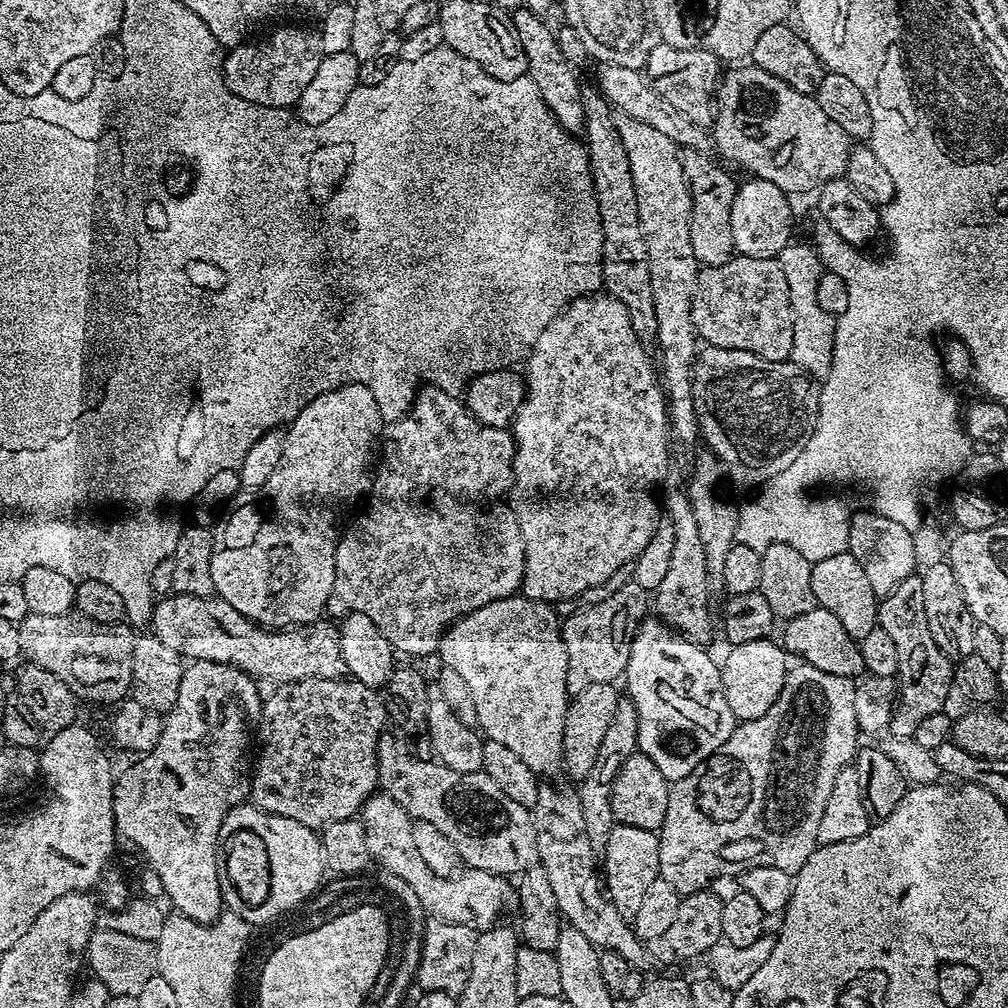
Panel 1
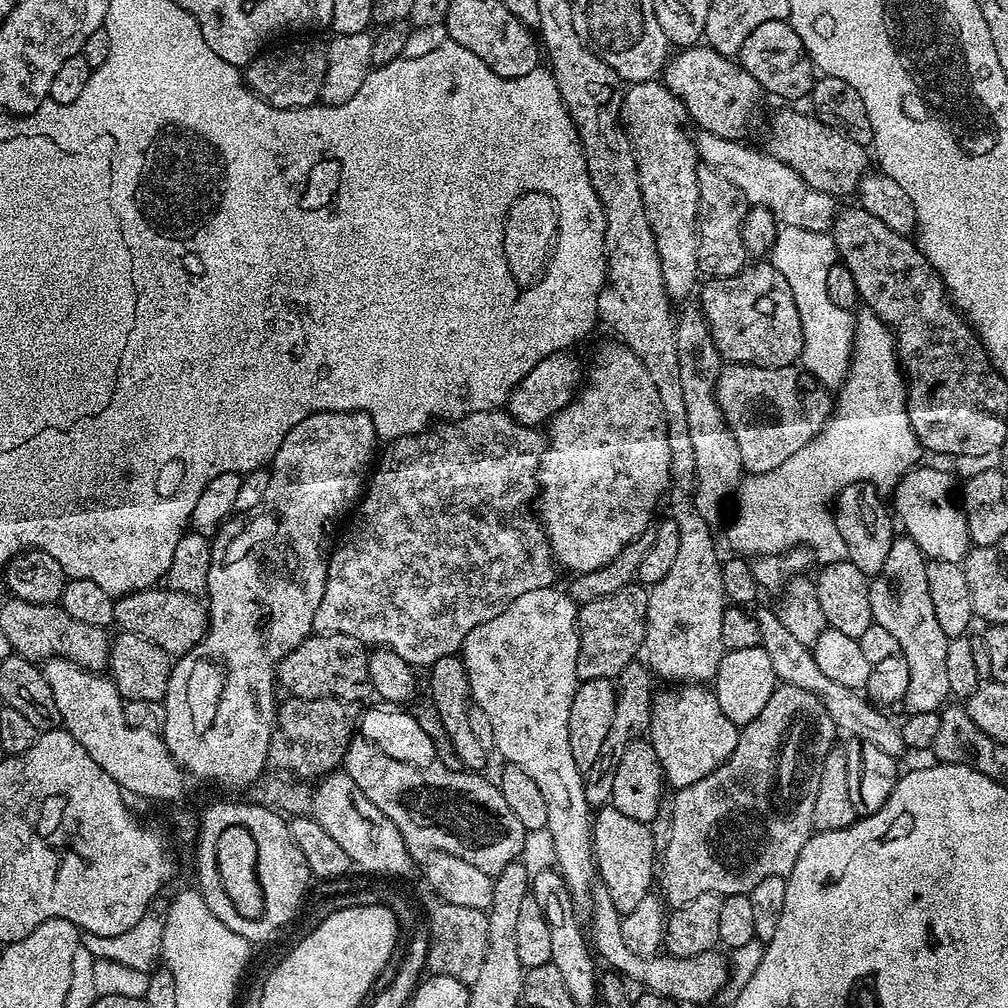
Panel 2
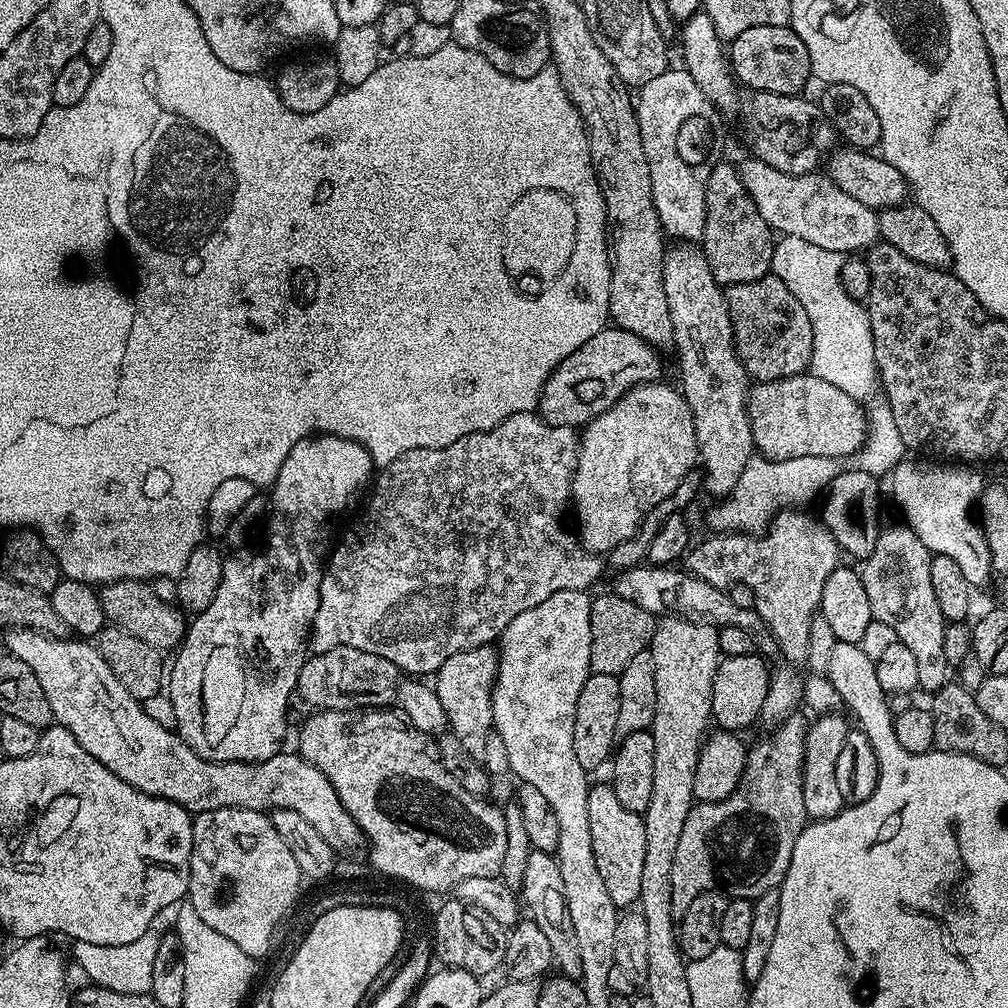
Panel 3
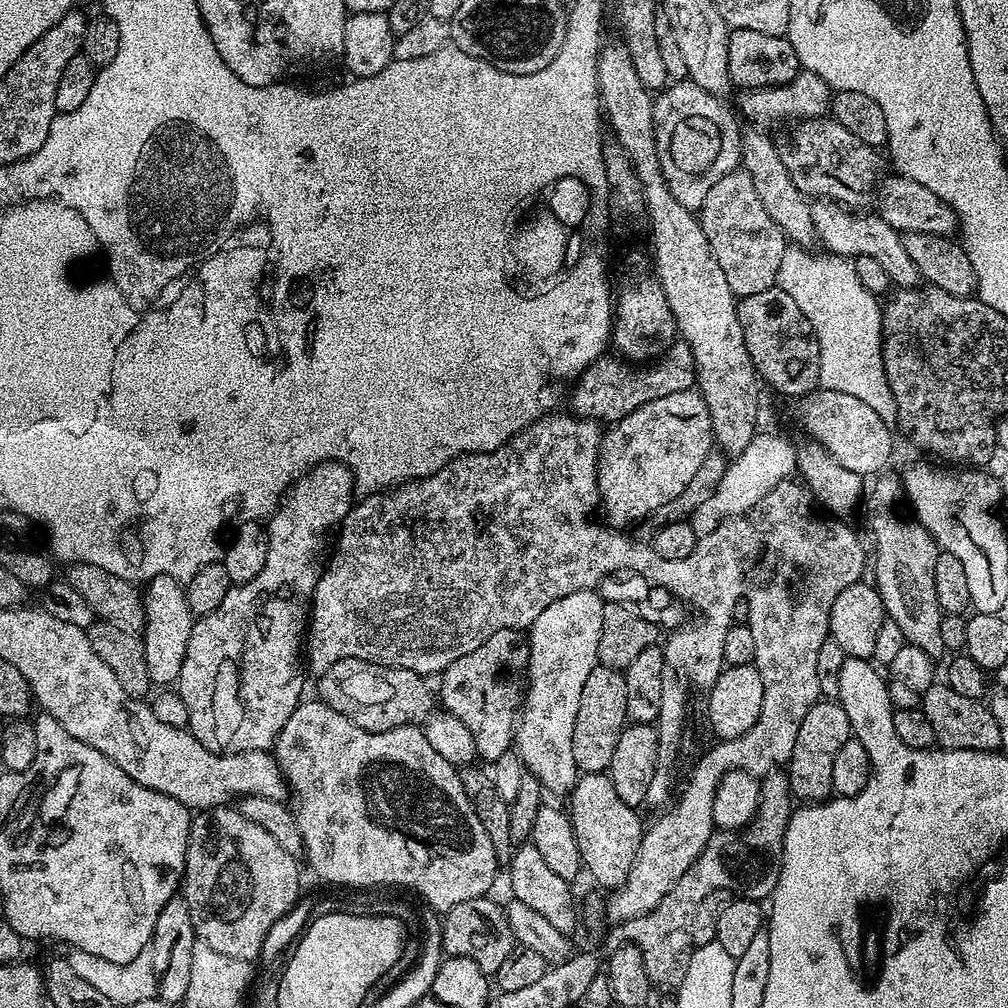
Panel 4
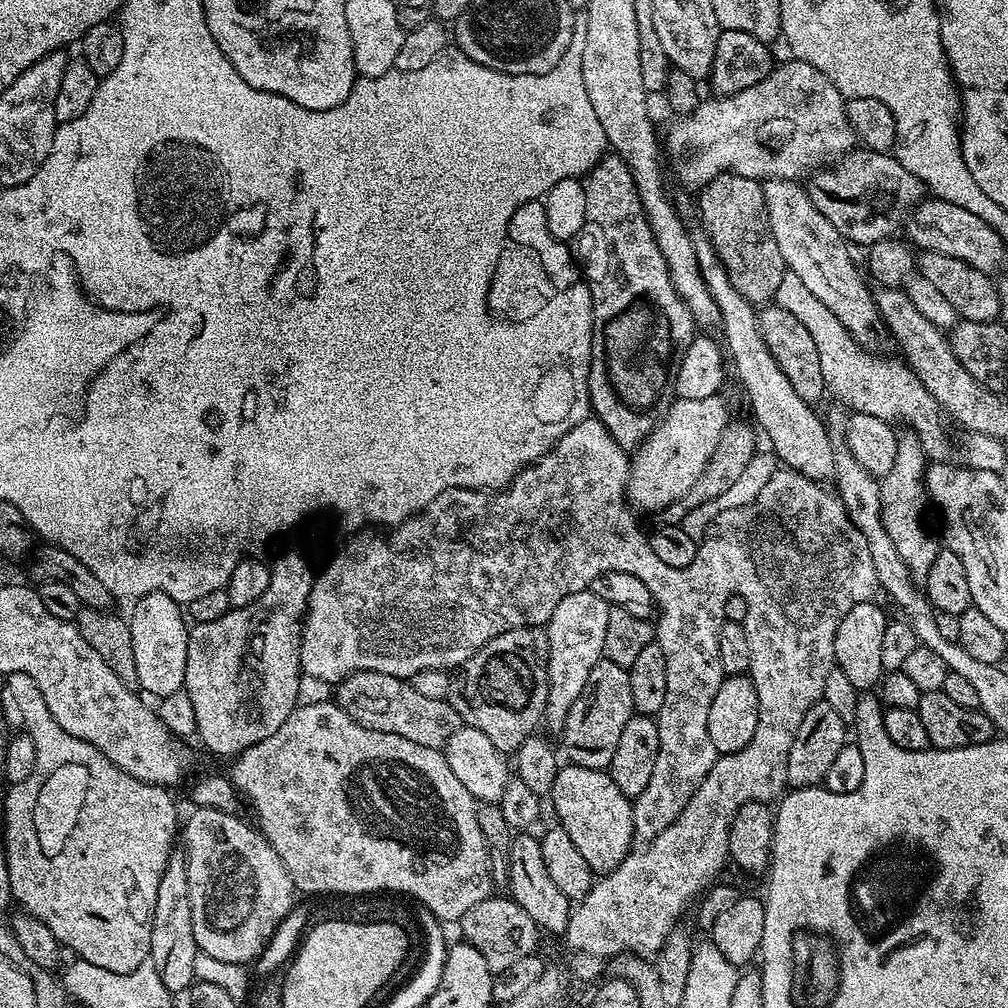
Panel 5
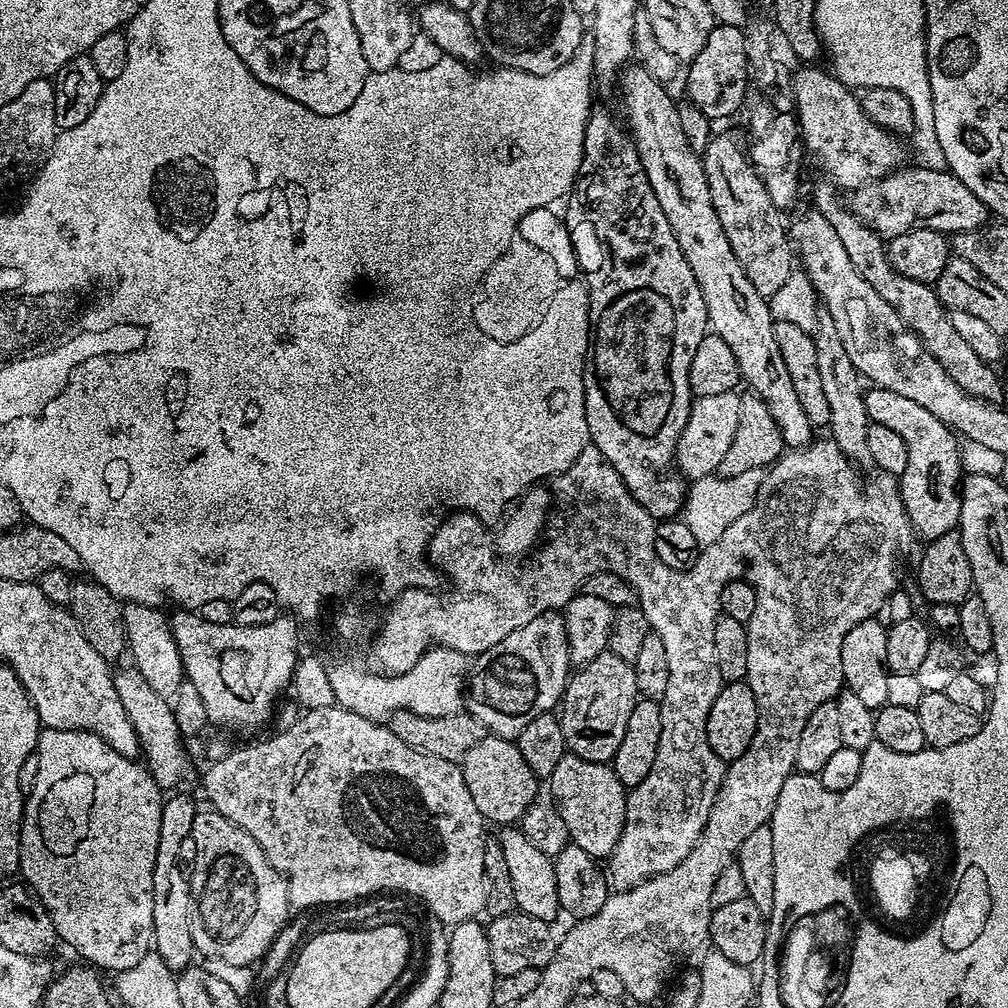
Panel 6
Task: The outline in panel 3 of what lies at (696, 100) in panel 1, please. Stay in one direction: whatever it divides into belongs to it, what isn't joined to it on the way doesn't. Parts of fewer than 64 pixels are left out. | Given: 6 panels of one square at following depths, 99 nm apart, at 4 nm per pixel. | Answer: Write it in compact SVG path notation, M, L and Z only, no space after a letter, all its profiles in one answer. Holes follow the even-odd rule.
M752 92L749 97L748 105L744 108L744 112L748 116L744 116L740 120L740 136L748 143L748 148L752 151L749 153L755 159L766 162L766 166L770 166L774 170L782 170L786 174L804 176L808 172L817 171L825 157L833 151L838 140L836 133L832 130L832 125L820 113L819 103L815 99L807 100L807 95L804 94L783 96L769 92Z

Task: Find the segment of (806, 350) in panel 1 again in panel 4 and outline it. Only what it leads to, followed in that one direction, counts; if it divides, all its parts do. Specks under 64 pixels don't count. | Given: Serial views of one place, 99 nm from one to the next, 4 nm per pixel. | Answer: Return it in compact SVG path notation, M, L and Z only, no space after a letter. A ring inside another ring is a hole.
M800 246L785 247L776 287L790 294L814 330L819 348L819 385L859 398L888 427L895 427L896 403L885 380L881 303L862 286L853 257L823 255L810 254Z

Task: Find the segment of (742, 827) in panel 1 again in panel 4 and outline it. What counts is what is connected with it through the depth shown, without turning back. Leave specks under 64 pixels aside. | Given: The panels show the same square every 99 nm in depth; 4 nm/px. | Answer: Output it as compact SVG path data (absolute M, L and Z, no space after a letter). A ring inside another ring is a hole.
M783 771L769 772L760 780L760 801L756 817L739 832L713 831L706 842L702 854L670 886L670 890L658 902L654 911L637 920L627 921L626 928L631 939L639 948L648 981L657 989L679 989L682 978L686 978L686 966L692 957L692 935L690 926L694 926L694 913L698 910L698 902L706 898L714 890L730 890L733 897L746 900L767 901L776 888L782 866L786 826L794 811L792 787L788 785L788 777Z

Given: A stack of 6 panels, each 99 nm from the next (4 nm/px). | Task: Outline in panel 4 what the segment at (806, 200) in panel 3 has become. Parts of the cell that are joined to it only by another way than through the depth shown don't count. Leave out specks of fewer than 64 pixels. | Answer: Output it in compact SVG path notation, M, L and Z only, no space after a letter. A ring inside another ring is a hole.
M823 198L817 199L815 203L811 205L812 207L812 231L814 233L815 239L817 241L821 240L822 243L825 244L827 251L831 253L833 256L847 256L847 257L857 257L857 256L865 256L866 258L874 258L874 262L879 262L882 265L882 270L886 270L886 274L888 275L889 281L897 289L902 288L916 288L919 283L921 283L922 277L920 275L920 272L916 267L914 266L914 262L910 262L910 254L906 254L906 246L904 245L904 237L901 235L901 233L895 232L888 223L886 223L885 220L883 220L882 217L880 217L879 214L872 214L872 216L864 216L868 214L861 214L859 211L856 210L849 210L844 207L843 204L835 204L833 200L825 200Z

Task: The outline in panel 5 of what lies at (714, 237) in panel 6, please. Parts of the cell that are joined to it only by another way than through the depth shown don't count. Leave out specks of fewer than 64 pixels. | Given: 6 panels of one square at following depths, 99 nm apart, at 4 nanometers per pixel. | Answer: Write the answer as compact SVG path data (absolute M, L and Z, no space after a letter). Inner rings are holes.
M706 238L697 239L696 253L702 278L710 290L710 298L718 302L719 327L724 328L722 344L726 349L727 359L734 367L735 376L737 374L744 383L744 392L748 395L748 404L752 407L753 414L756 415L755 423L759 431L768 435L768 440L772 443L771 451L783 467L806 474L806 478L811 480L827 481L835 470L834 450L831 449L827 423L816 413L817 409L813 405L798 398L794 386L790 386L786 374L782 374L782 366L778 366L770 350L766 350L766 342L762 342L757 309L749 300L742 298L738 290L734 290L734 282L730 282L730 274L722 266L712 243Z

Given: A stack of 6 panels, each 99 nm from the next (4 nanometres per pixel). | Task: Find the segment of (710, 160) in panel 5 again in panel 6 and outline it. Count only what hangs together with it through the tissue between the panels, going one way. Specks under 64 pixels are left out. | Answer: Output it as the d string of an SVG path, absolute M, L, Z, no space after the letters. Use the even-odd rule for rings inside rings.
M800 66L804 68L800 68L797 72L794 72L792 76L792 93L794 94L794 98L796 99L796 119L798 121L798 136L801 141L803 141L805 149L810 153L810 156L816 159L816 164L821 168L822 171L825 172L826 175L832 176L828 177L831 180L831 183L835 185L837 189L843 190L843 188L848 188L847 190L855 190L860 188L864 184L870 184L873 180L881 180L883 176L889 176L891 172L897 171L905 163L904 160L904 152L906 156L906 148L904 148L899 139L893 136L892 133L887 132L886 130L882 130L880 126L875 124L874 122L870 122L870 118L866 118L866 114L862 110L862 106L860 105L860 96L857 95L853 89L847 88L841 80L837 80L835 76L832 75L831 71L825 70L824 72L820 68L812 68L816 66Z

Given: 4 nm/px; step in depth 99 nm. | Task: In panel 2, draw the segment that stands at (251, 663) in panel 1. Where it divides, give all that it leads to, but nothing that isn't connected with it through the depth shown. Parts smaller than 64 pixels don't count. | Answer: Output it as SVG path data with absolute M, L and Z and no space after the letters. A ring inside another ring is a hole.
M144 586L139 592L115 597L114 624L121 632L133 632L154 646L162 646L172 658L185 656L208 631L208 609L200 596L175 592L167 586ZM337 632L313 634L307 636L294 650L290 650L290 654L286 654L286 658L280 660L280 663L276 665L276 679L279 687L283 691L284 688L288 691L289 697L297 696L298 698L313 700L314 698L330 696L334 700L353 702L352 700L360 700L364 695L369 695L369 655L369 649L364 643L358 638L350 638L350 634L338 634Z

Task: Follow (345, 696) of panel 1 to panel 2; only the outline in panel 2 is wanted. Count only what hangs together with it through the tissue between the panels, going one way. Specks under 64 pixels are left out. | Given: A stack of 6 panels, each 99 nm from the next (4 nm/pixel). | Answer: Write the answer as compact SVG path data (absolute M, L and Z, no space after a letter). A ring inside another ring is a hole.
M293 696L285 701L276 709L276 727L272 729L268 751L271 767L304 782L312 782L337 771L354 735L352 712L348 709L351 707L345 701L334 700L330 696L313 700Z

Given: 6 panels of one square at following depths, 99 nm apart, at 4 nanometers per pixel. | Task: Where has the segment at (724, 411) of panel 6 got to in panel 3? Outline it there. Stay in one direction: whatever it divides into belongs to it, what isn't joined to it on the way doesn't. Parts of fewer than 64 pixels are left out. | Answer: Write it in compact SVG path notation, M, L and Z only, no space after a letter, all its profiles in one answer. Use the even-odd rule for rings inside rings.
M664 383L639 384L632 388L617 404L583 425L579 433L570 504L574 512L576 508L576 520L580 523L578 539L590 552L606 554L614 550L618 542L626 542L626 538L638 530L646 514L654 510L654 506L658 506L662 498L667 498L678 487L678 482L682 482L682 478L697 467L692 411L684 401L683 391Z

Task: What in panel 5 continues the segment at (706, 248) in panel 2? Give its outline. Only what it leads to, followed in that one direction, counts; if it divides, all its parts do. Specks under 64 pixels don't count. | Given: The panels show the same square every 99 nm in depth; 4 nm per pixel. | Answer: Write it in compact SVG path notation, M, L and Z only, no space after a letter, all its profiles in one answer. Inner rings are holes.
M723 172L699 189L700 216L704 219L706 239L712 243L722 266L734 282L734 290L753 306L764 306L775 297L786 271L782 250L774 242L766 214L761 181L748 174Z

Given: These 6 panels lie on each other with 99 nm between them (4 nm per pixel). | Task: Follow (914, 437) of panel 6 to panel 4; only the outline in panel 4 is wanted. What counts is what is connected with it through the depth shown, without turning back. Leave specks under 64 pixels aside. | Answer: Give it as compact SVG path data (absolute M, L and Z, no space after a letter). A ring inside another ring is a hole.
M885 470L865 479L862 508L868 511L868 516L872 519L872 532L876 535L874 586L880 591L885 617L898 622L898 630L902 630L905 641L918 646L918 650L926 650L926 654L934 658L940 658L940 655L945 655L946 649L942 642L942 622L940 621L942 613L938 606L938 594L934 594L934 562L941 549L934 537L920 525L919 520L915 518L903 520L900 517L900 512L896 509L896 503L899 500L902 500L902 480L897 473L895 476L892 470Z

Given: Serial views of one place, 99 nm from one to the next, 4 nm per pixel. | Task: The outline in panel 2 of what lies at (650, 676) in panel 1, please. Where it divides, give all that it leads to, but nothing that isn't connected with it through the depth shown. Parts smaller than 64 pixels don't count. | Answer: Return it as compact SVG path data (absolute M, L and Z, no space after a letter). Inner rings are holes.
M684 682L679 686L668 686L665 692L657 691L652 701L652 721L646 733L652 741L654 754L658 754L658 762L664 771L665 781L679 790L698 782L698 778L706 778L719 764L724 764L734 754L734 746L738 746L740 728L726 714L722 714L722 706L718 706L718 698L711 687L700 682Z

